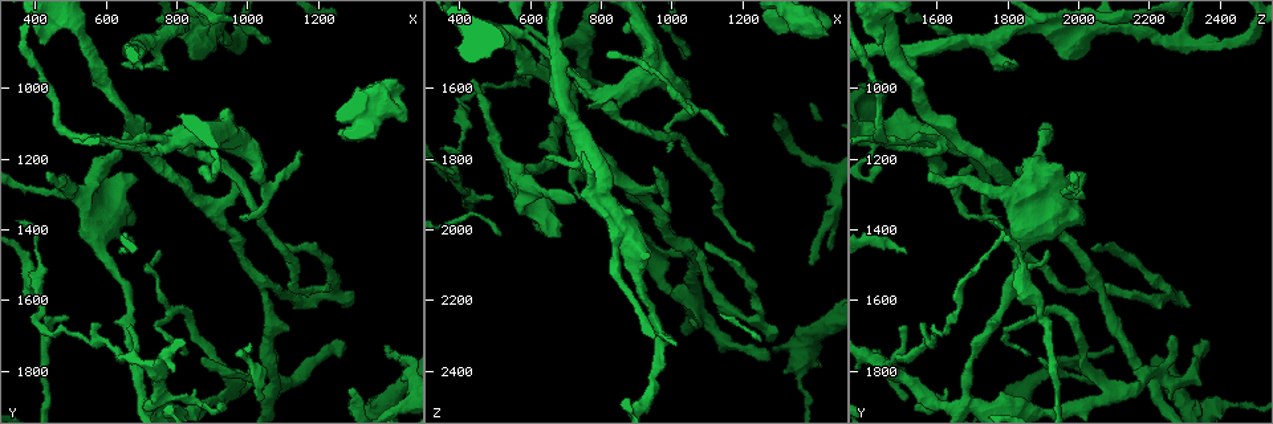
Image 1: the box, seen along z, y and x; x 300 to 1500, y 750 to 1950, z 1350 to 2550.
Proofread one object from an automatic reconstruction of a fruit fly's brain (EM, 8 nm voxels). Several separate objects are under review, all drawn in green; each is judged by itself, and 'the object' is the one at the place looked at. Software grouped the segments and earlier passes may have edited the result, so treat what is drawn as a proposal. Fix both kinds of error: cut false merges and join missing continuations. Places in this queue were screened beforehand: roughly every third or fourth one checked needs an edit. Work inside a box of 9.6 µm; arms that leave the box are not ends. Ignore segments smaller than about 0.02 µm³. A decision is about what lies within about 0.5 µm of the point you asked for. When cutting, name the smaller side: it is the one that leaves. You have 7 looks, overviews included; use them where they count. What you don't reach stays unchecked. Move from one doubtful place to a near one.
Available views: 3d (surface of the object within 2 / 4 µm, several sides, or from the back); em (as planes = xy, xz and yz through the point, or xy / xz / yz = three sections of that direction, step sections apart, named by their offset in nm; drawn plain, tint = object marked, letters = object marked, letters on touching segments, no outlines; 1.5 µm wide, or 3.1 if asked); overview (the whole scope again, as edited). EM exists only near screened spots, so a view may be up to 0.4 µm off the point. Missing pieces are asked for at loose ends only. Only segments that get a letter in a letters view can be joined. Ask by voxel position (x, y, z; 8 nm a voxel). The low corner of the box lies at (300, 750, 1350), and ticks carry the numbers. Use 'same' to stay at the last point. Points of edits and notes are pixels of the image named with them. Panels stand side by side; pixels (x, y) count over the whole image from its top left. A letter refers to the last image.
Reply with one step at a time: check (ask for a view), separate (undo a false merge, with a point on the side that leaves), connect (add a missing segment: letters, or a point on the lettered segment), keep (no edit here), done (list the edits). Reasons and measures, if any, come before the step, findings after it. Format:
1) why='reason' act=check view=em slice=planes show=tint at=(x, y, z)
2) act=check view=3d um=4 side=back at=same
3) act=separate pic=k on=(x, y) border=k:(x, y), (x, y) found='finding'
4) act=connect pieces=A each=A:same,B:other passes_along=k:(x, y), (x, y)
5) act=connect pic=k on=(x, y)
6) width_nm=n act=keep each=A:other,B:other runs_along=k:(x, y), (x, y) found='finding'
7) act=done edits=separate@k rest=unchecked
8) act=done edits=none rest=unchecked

why='an open end' act=check view=em slice=planes show=letters at=(930, 1880, 1560)

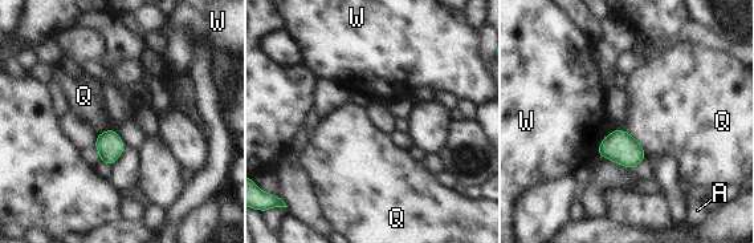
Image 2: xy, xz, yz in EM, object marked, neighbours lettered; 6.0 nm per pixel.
act=keep each=A:other,Q:other,W:other border=2:(624, 129), (638, 142), (646, 157) found='no lettered segment goes on from it'

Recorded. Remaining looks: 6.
why='an open end' act=check view=em slice=planes show=letters at=(1400, 1730, 2090)

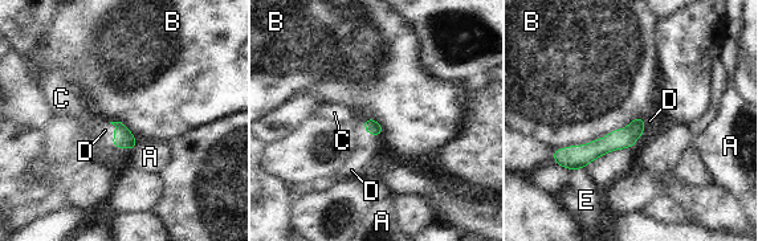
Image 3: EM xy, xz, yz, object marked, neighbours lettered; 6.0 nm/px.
act=connect pieces=D each=A:other,B:other,C:other,D:same,E:other passes_along=3:(373, 127), (366, 130), (361, 159) found='the neuron continues'

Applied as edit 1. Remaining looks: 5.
act=check view=overview

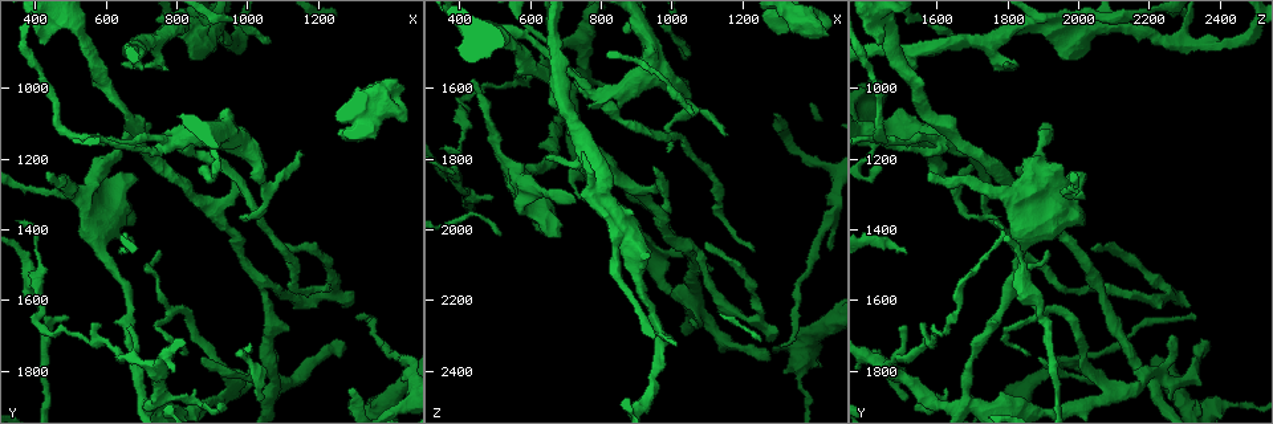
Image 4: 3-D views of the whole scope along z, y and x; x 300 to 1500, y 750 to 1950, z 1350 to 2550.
act=check view=3d um=2 at=(1040, 1580, 2070)

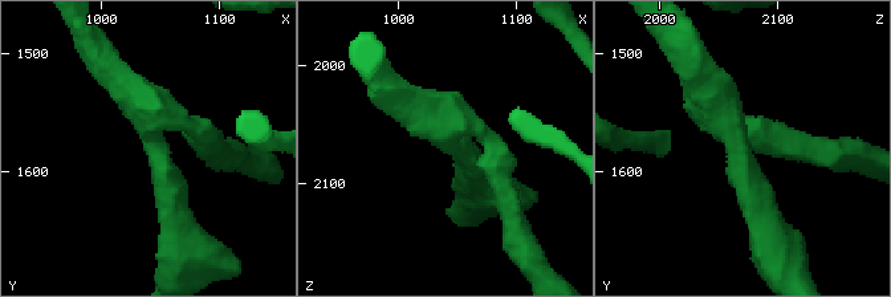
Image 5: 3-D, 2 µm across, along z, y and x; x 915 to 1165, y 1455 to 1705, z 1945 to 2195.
arms=3 arm_widths_nm=190,220,280 why='shape alone is not enough' act=check view=em slice=planes show=letters at=(1046, 1574, 2068)

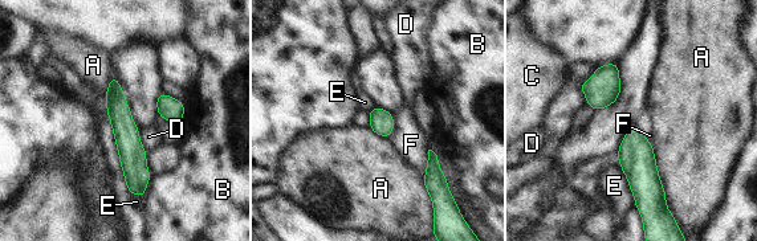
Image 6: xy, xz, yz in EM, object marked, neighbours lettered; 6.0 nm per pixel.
act=keep each=A:other,B:other,C:other,D:other,E:other,F:other found='one neuron here'

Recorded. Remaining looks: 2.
act=done edits=connect@3 rest=unchecked

